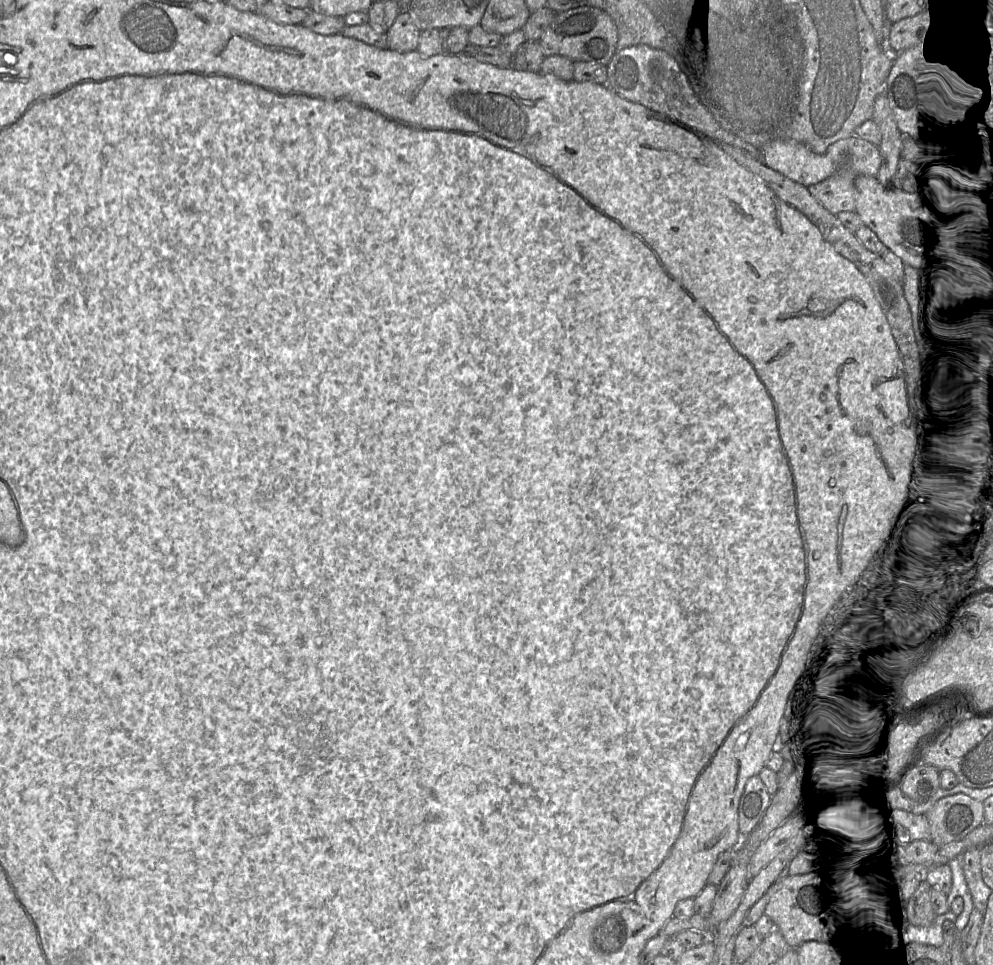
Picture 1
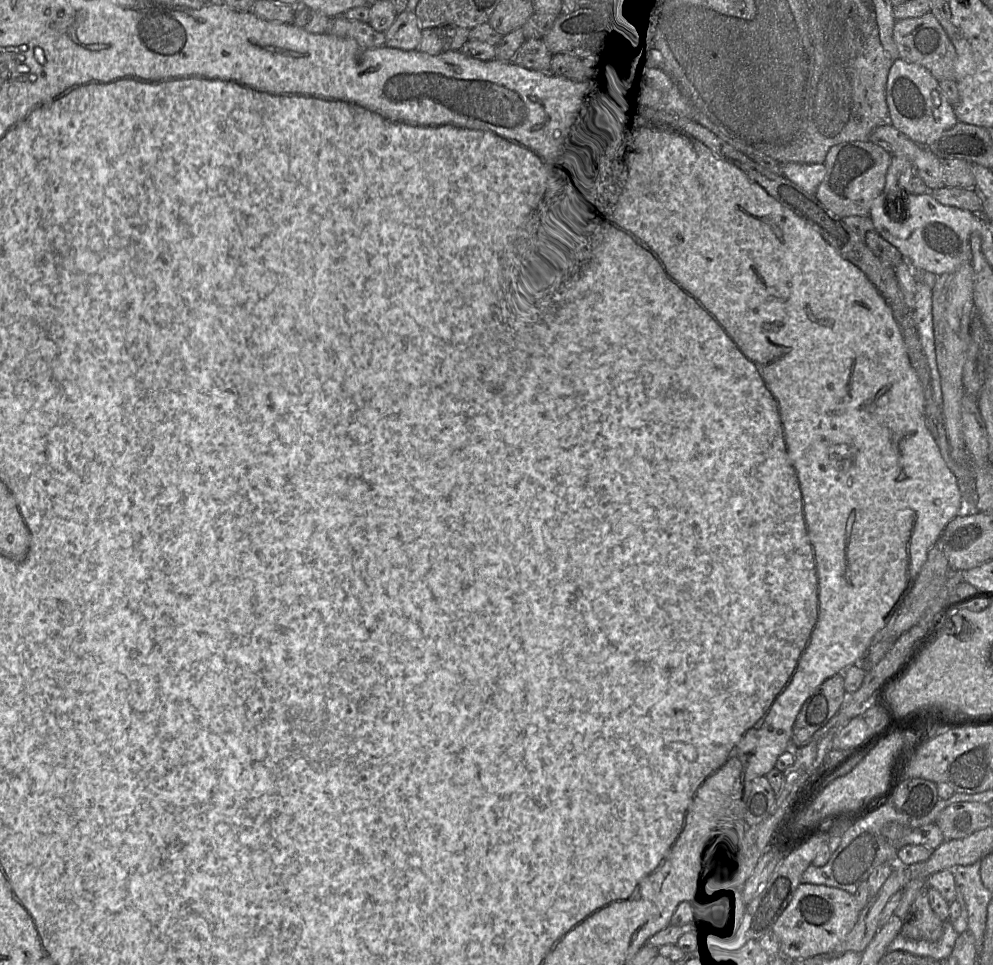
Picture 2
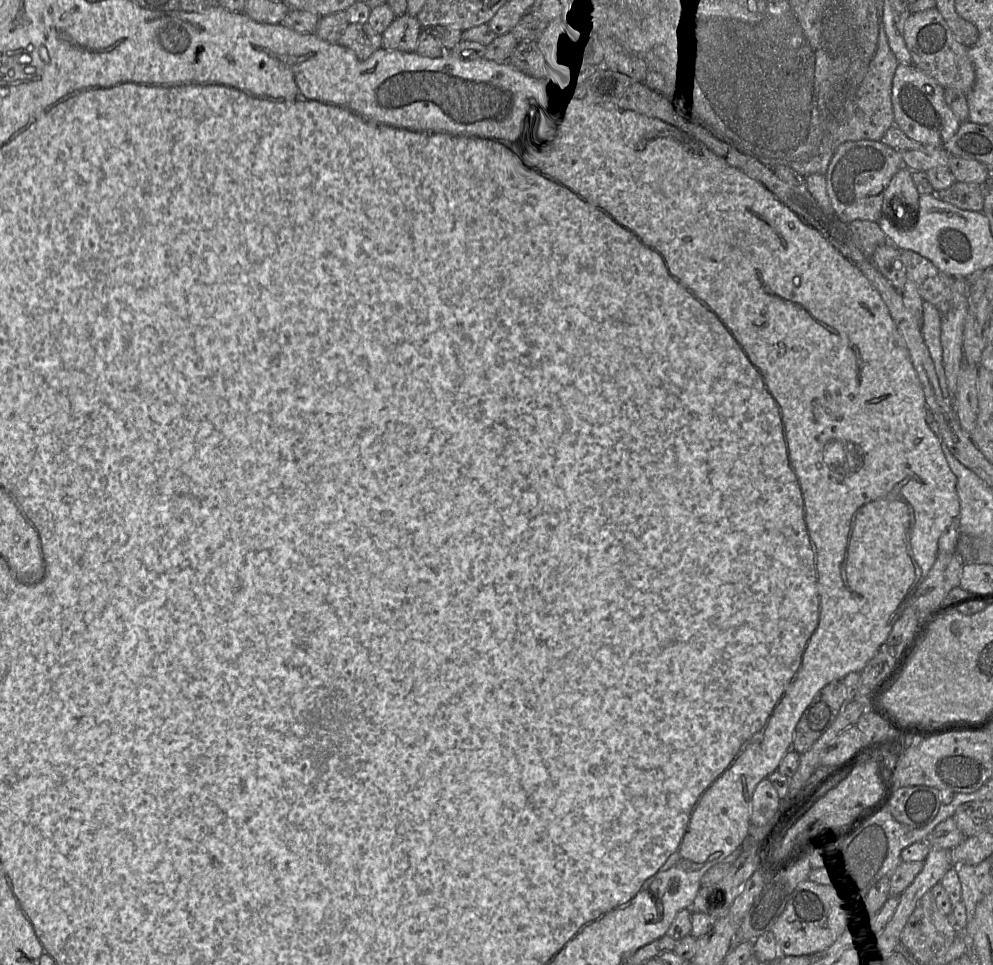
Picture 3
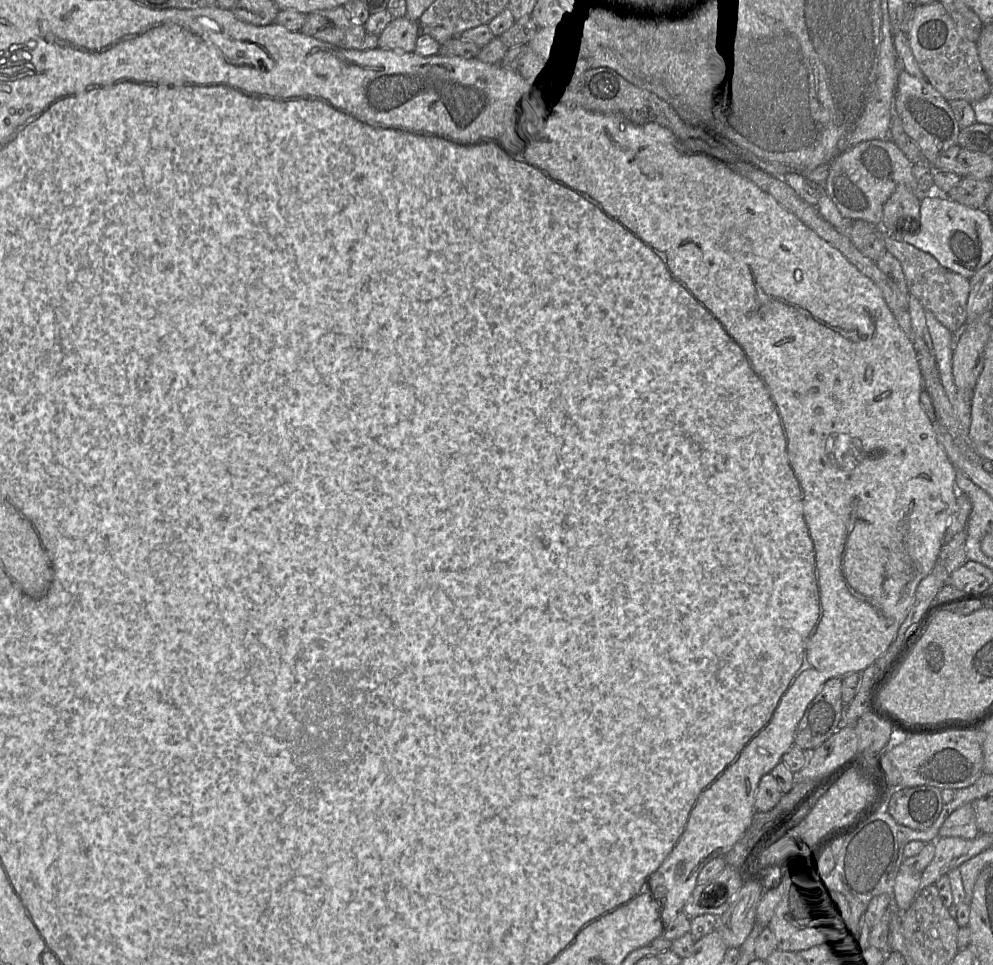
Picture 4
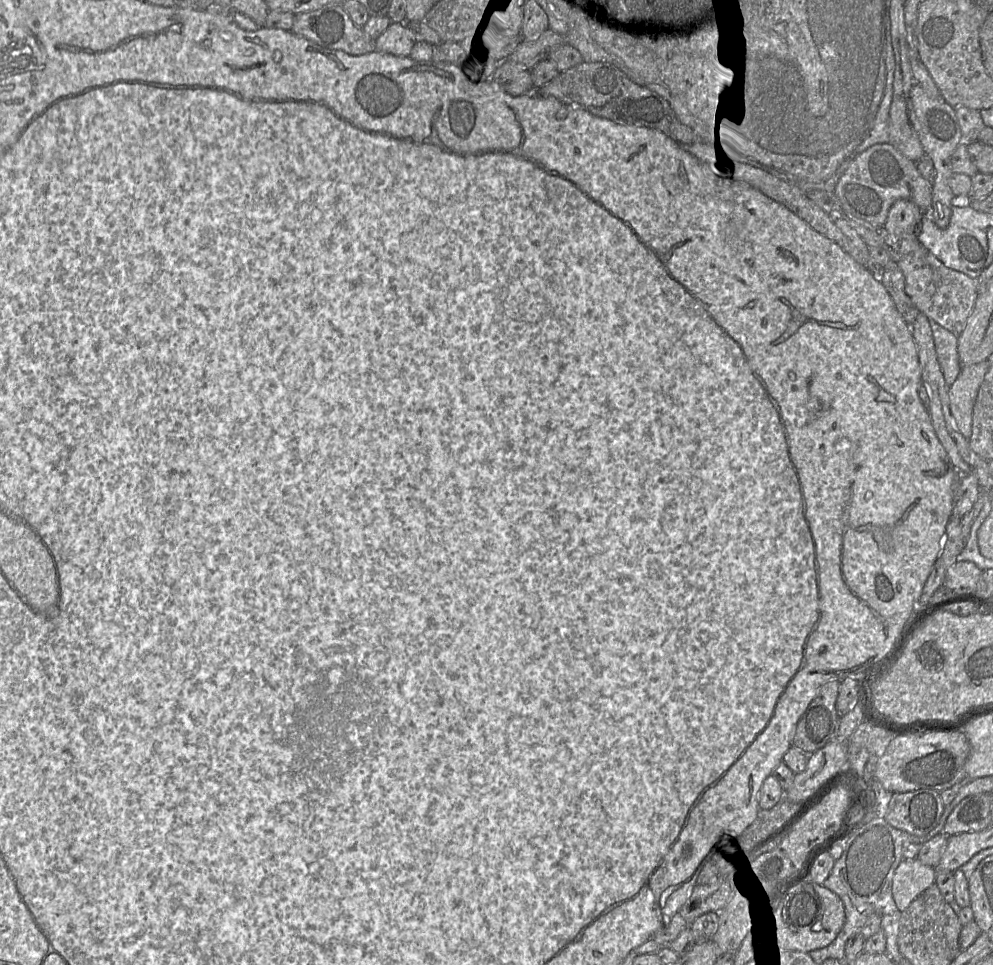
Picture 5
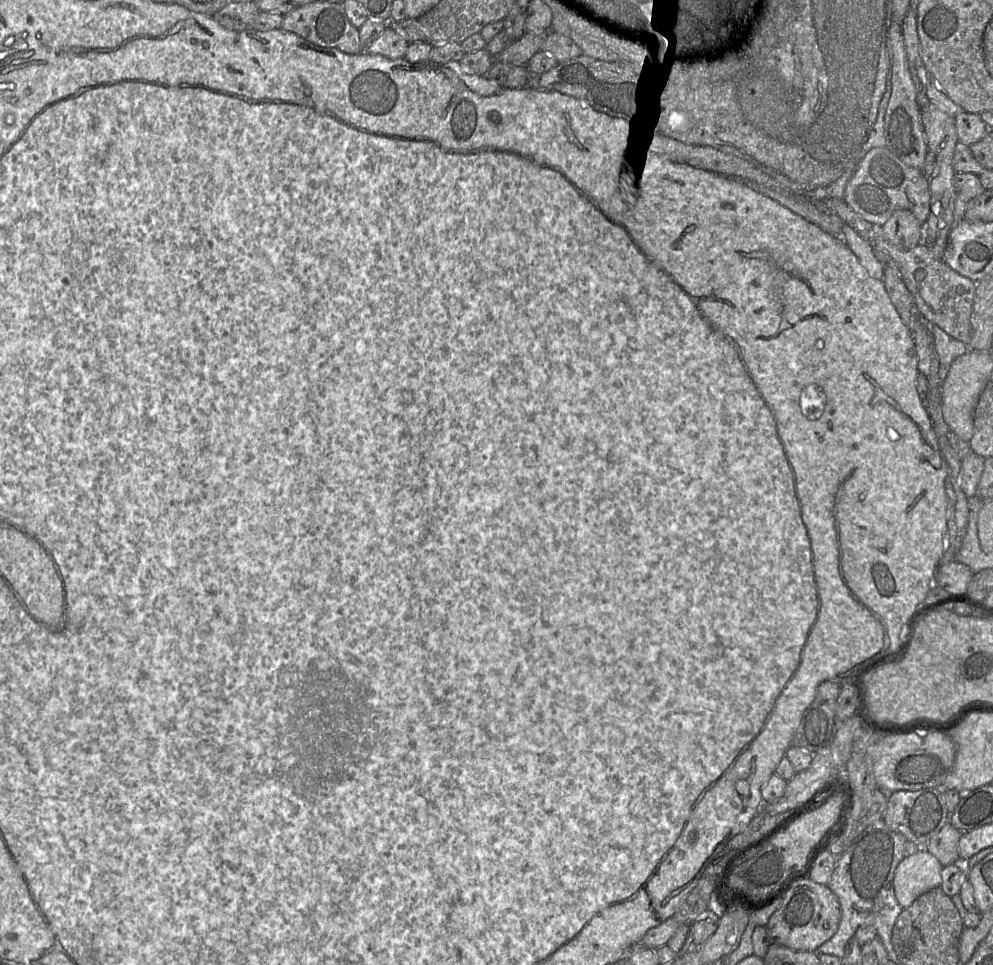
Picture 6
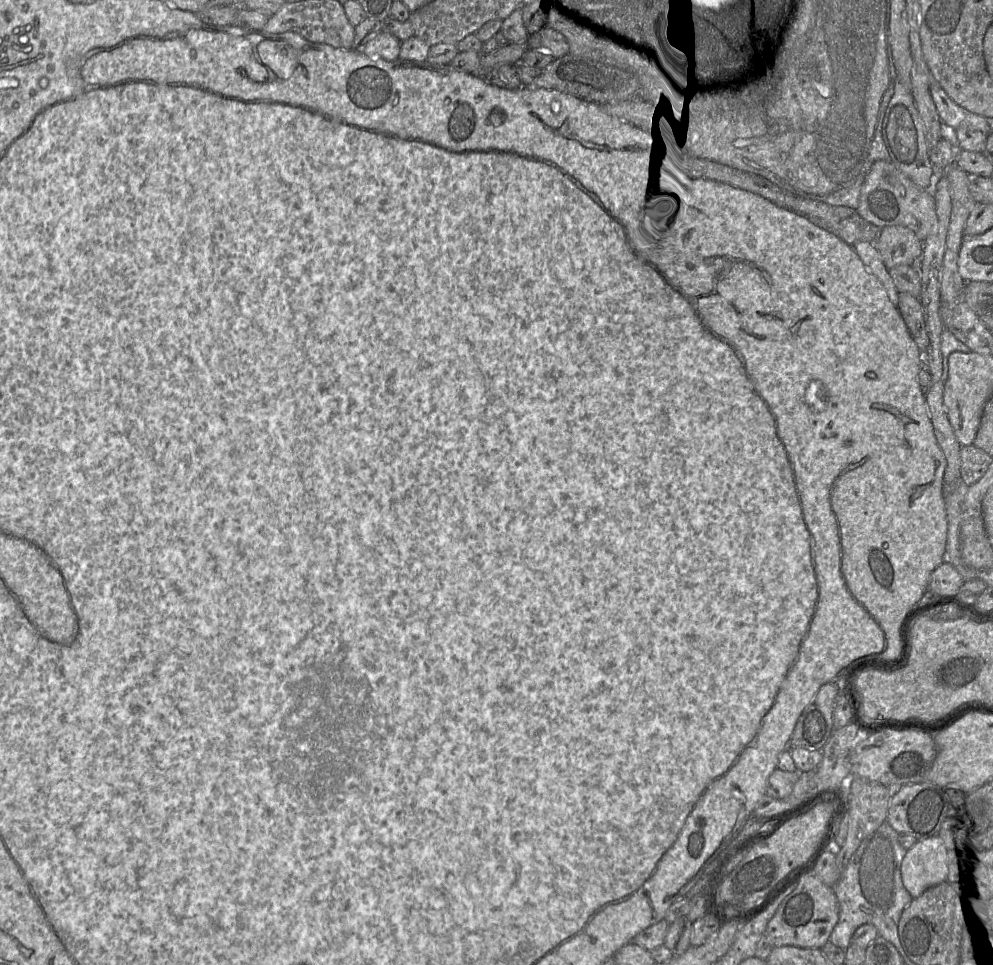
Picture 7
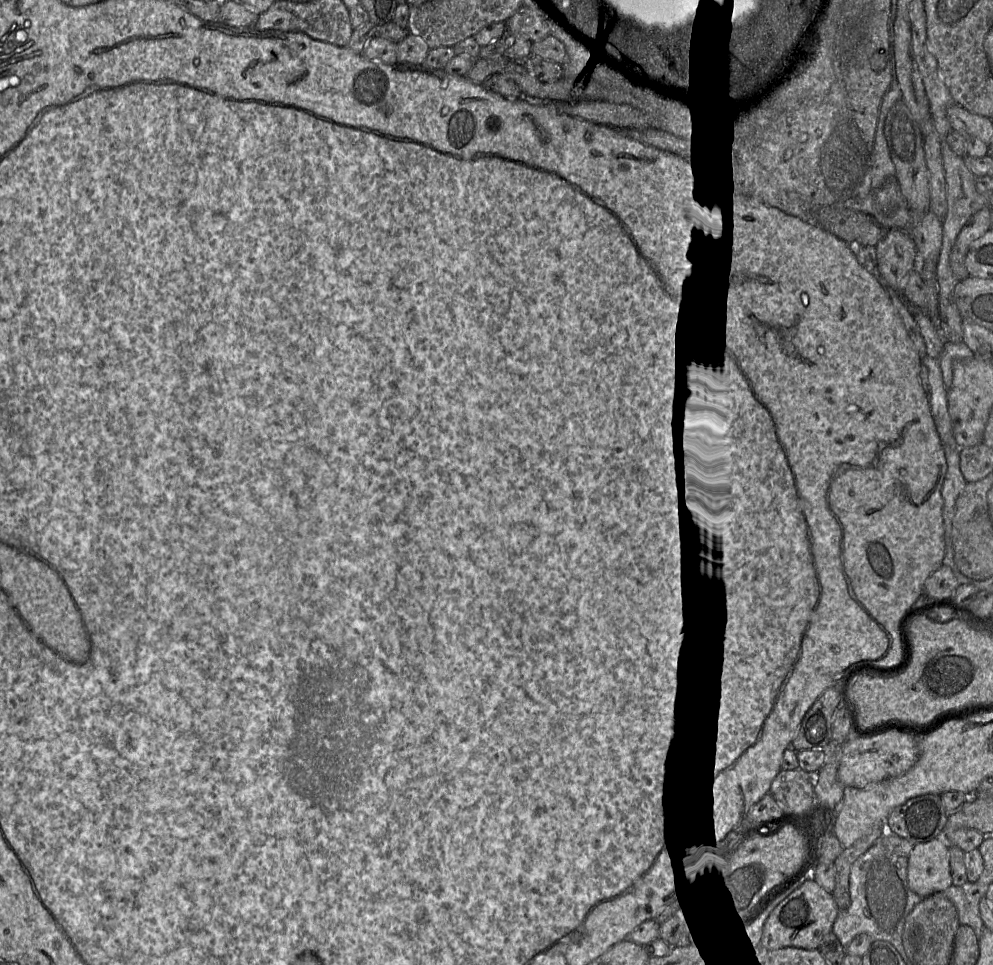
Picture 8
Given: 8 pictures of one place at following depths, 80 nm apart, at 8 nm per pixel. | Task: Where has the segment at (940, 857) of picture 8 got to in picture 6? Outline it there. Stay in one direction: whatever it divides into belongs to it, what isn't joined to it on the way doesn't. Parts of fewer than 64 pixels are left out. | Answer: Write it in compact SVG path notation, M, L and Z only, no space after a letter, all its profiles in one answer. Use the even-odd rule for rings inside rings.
M926 849L904 857L896 868L893 887L895 897L903 909L908 908L924 893L939 887L942 883L943 866Z

